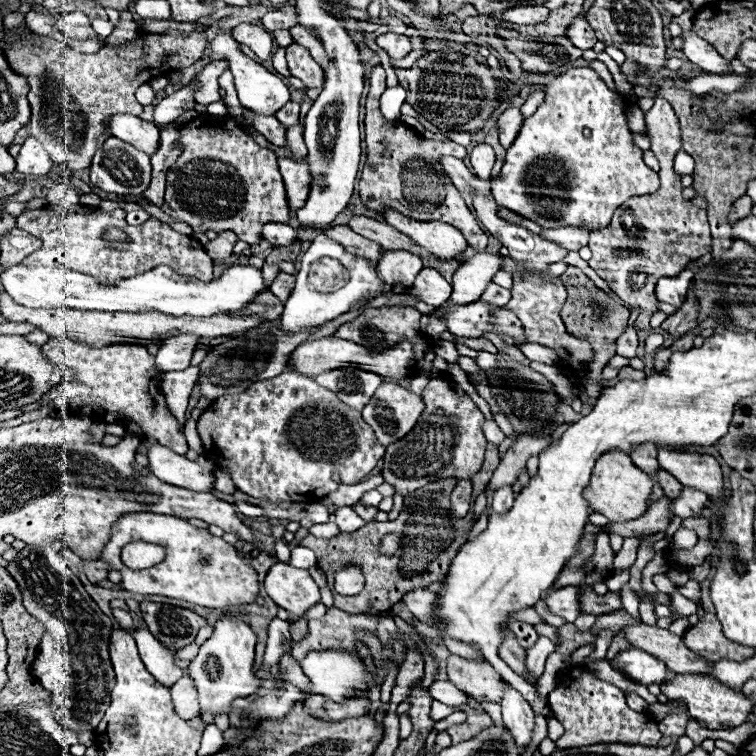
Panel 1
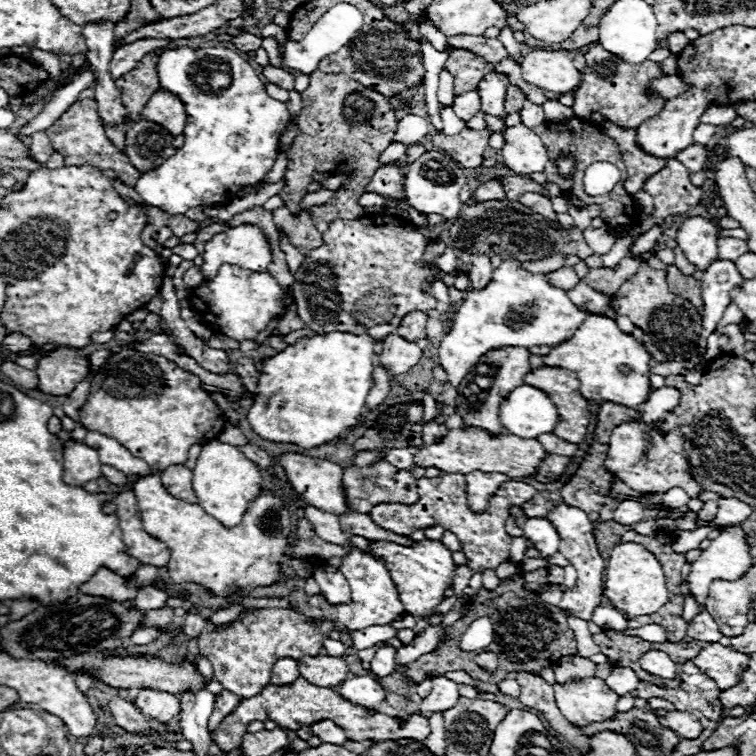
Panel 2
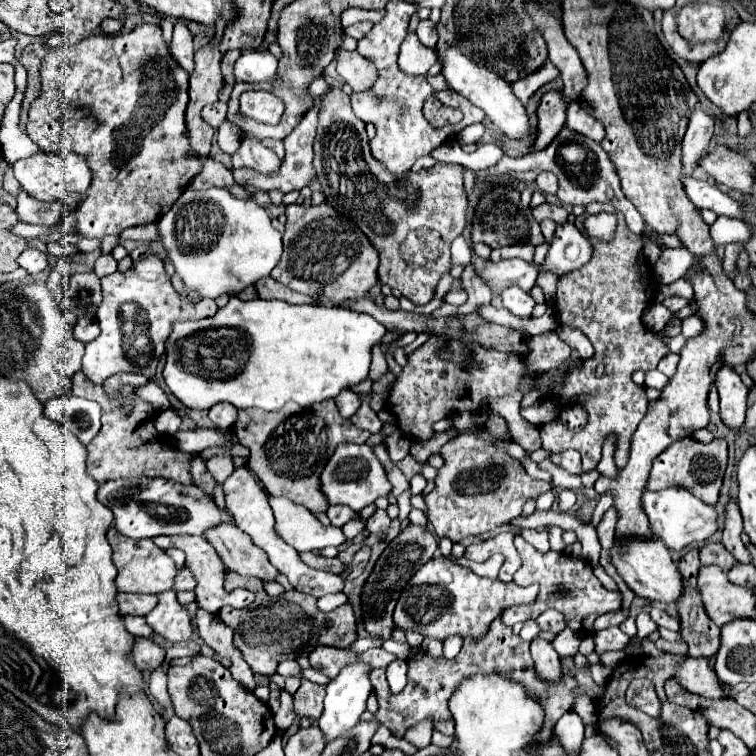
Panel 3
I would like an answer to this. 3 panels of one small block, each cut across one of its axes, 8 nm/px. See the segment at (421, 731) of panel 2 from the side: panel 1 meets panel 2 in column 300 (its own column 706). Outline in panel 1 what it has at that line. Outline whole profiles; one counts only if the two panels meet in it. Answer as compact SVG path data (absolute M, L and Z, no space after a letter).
M676 674L672 680L660 684L662 694L666 694L672 700L684 698L688 702L690 718L698 720L702 726L712 730L728 730L736 728L746 722L746 716L752 712L754 702L744 696L742 692L736 692L734 688L728 688L726 684L720 684L718 680L712 680L708 676L692 676L692 674Z

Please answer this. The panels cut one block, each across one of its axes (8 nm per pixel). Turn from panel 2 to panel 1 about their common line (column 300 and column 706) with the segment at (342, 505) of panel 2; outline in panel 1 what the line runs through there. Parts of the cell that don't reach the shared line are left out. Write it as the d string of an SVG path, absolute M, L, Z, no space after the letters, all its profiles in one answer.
M658 450L658 462L662 470L668 470L684 486L696 488L710 498L724 496L724 480L720 464L708 454L680 452L680 450Z

